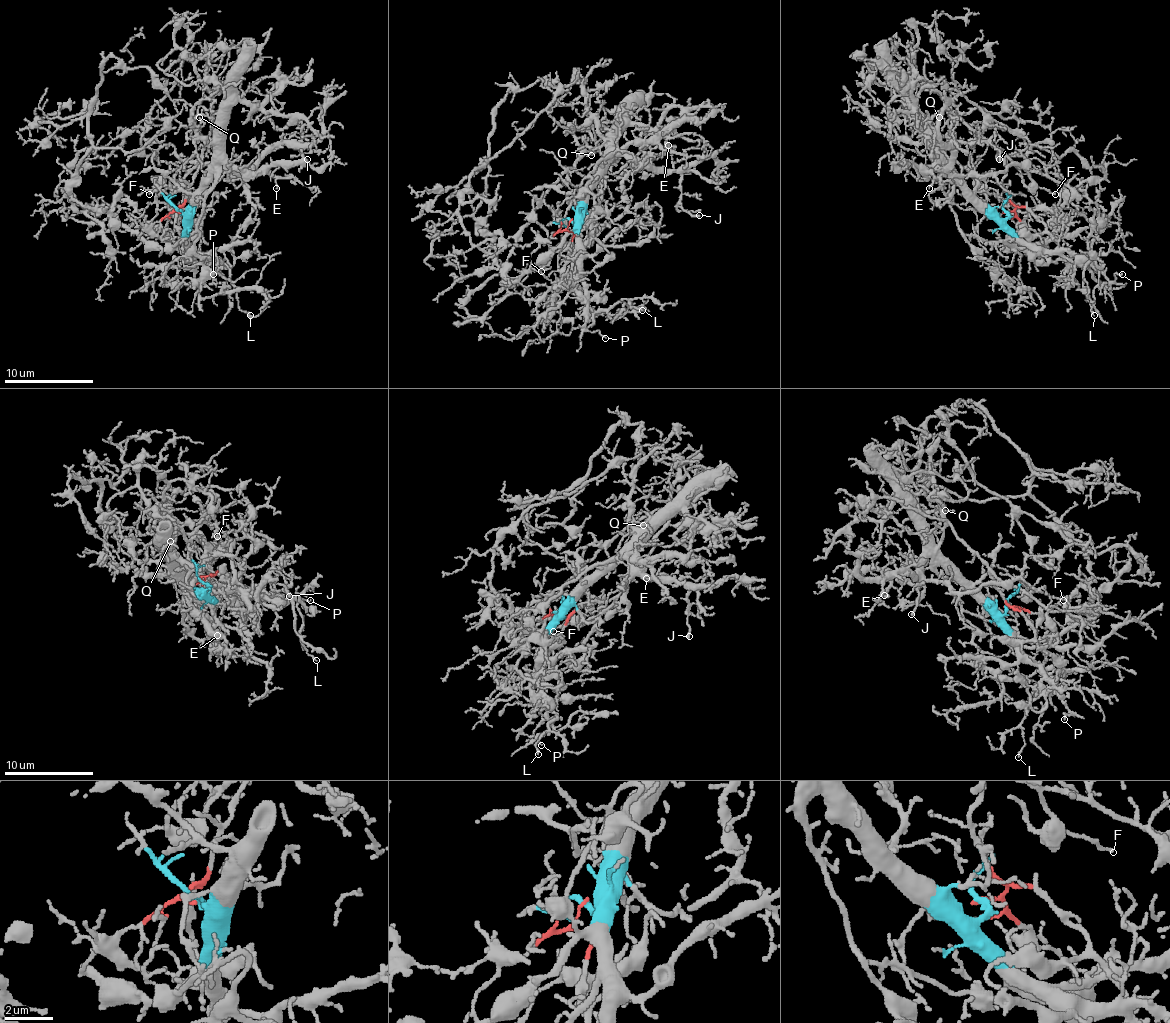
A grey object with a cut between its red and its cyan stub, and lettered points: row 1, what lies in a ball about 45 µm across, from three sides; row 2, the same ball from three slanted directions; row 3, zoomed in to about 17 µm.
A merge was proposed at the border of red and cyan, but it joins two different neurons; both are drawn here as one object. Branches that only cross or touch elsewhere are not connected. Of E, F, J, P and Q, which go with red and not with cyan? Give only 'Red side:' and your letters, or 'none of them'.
Red side: F

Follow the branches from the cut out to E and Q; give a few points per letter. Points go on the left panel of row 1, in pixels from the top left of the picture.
E: (179, 213), (184, 218), (191, 198), (222, 162), (231, 162), (237, 169), (264, 171), (275, 180), (275, 189)
Q: (179, 213), (184, 218), (213, 155), (206, 144), (199, 118)

